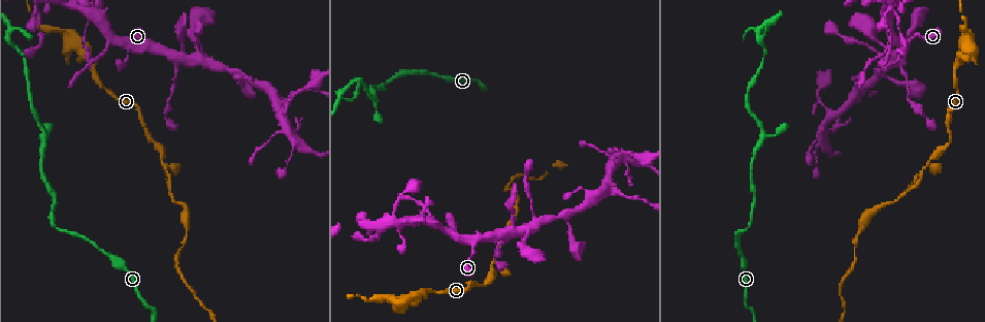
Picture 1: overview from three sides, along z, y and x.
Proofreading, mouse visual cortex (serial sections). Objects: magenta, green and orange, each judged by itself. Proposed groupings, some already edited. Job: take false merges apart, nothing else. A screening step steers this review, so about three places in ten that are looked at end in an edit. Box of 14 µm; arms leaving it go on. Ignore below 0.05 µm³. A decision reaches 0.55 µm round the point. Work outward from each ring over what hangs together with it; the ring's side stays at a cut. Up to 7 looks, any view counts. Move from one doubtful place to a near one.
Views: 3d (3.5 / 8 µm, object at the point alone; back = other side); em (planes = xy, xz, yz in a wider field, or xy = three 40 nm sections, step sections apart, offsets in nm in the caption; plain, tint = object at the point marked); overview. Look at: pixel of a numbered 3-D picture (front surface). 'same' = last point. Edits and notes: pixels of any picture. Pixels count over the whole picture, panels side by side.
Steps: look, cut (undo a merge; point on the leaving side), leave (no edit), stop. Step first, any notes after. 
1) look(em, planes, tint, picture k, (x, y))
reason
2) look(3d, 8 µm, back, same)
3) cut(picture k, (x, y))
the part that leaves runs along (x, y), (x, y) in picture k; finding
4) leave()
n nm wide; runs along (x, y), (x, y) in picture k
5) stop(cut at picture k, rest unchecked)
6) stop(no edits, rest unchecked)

look(3d, 3.5 µm, picture 1, (118, 40))
branch point

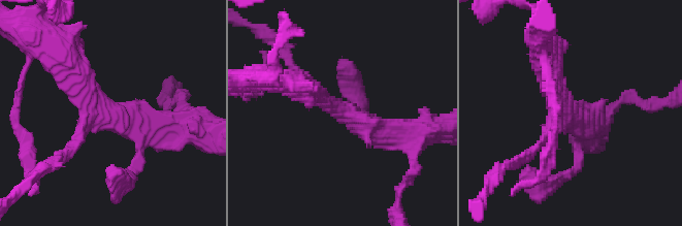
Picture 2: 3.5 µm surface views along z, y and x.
look(em, xy, step 5, tint, picture 2, (106, 111))
3 arms; arms of 150, 350, 400 nm

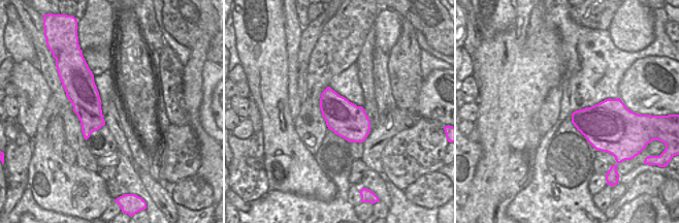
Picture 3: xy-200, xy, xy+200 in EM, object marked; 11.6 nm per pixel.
look(em, xy, step 3, tint, same)

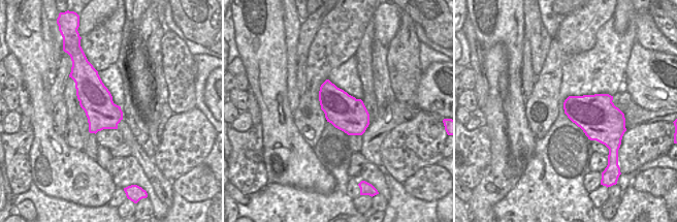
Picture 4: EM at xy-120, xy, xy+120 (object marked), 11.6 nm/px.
leave()
runs along (165, 126), (105, 109), (67, 56) in picture 2; all the same cell

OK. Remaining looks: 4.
look(3d, 3.5 µm, picture 1, (527, 229))
abrupt turn

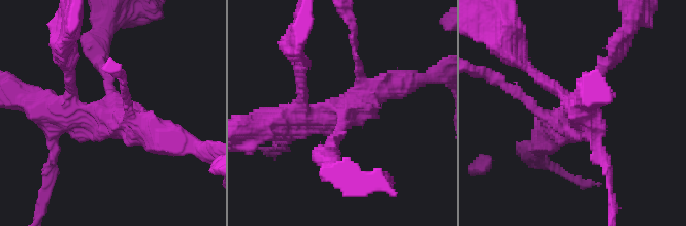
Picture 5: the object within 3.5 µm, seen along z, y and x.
look(em, planes, tint, picture 5, (340, 115))
4 arms; arms of 150, 150, 400, 400 nm

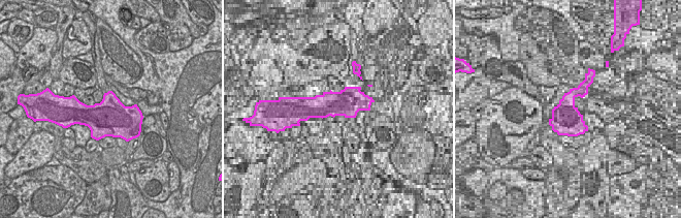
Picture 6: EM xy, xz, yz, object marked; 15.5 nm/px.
leave()
runs along (275, 122), (332, 119), (402, 82) in picture 5; all the same cell

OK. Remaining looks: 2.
look(3d, 3.5 µm, picture 1, (820, 98))
a narrow waist

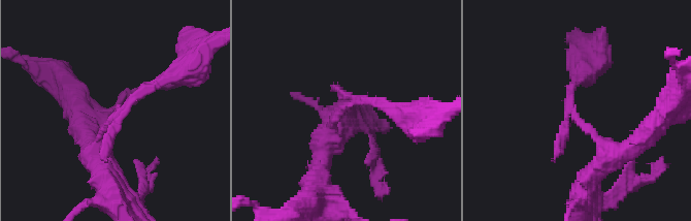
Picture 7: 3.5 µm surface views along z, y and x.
look(em, xy, step 3, tint, picture 7, (356, 103))
shape alone is not enough

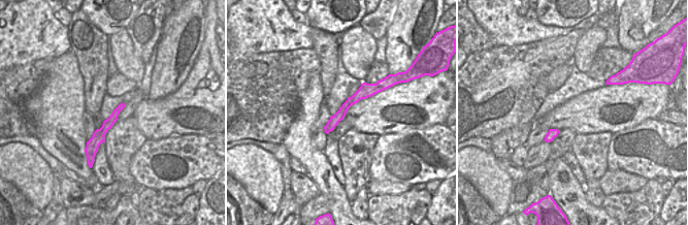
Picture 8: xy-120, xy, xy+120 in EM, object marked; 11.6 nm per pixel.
cut(picture 7, (557, 151))
the part that leaves runs along (576, 114), (570, 89), (594, 54) in picture 7; a second cell is stuck on

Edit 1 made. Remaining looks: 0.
stop(cut at picture 7, rest unchecked)

